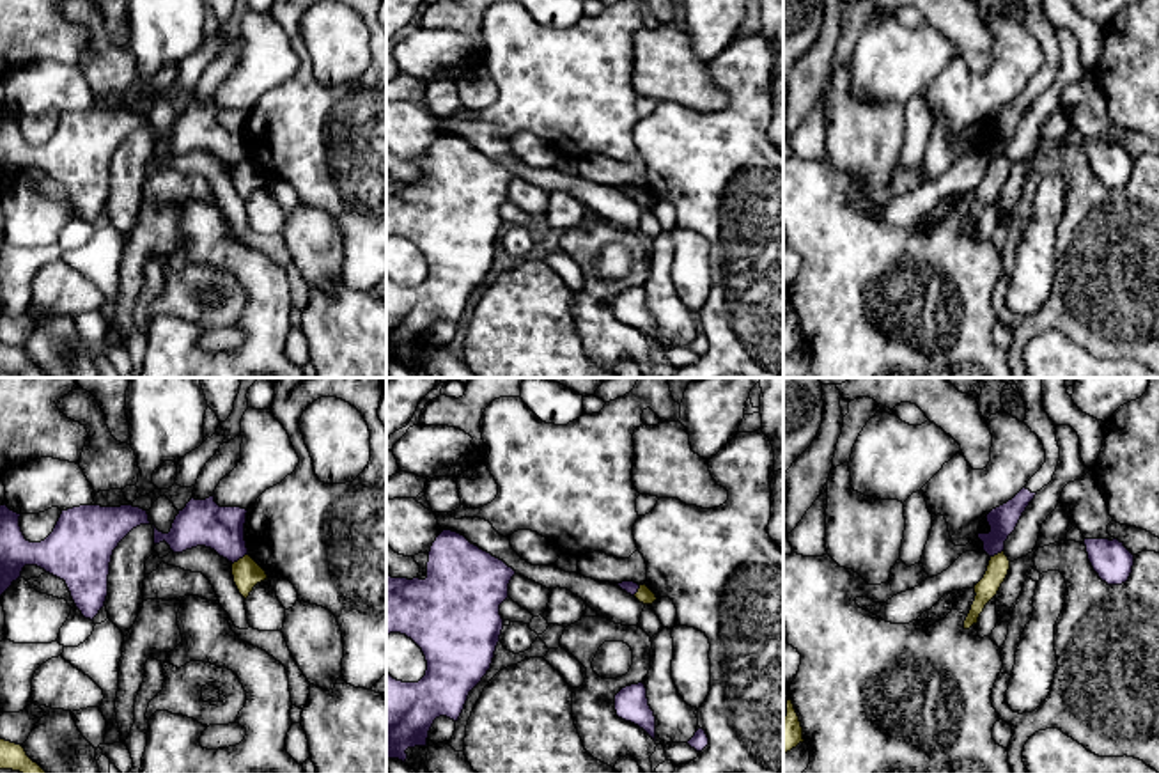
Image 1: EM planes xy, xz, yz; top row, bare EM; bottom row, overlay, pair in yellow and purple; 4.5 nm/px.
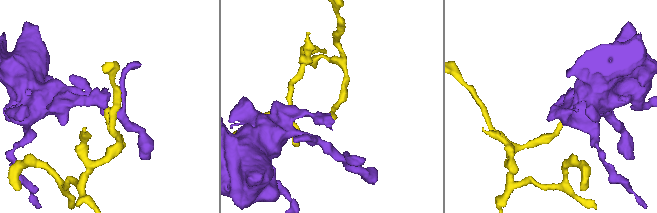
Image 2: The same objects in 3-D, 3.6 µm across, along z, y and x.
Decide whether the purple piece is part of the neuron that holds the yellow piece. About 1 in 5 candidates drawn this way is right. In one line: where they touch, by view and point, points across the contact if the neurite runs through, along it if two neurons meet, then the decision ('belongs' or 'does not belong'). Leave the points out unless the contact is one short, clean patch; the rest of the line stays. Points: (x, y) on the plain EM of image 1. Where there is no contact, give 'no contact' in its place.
xy (240, 162) | along xy (247, 156), (233, 167) | does not belong

